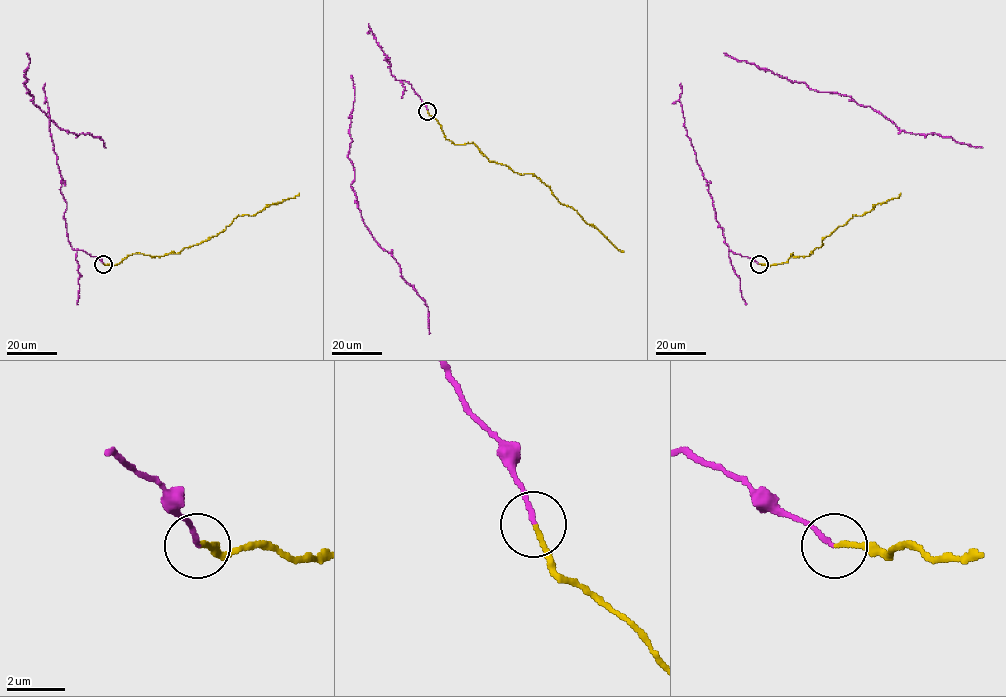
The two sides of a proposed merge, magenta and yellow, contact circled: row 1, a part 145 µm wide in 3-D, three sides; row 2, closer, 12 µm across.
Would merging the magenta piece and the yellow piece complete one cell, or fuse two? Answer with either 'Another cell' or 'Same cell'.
Same cell

